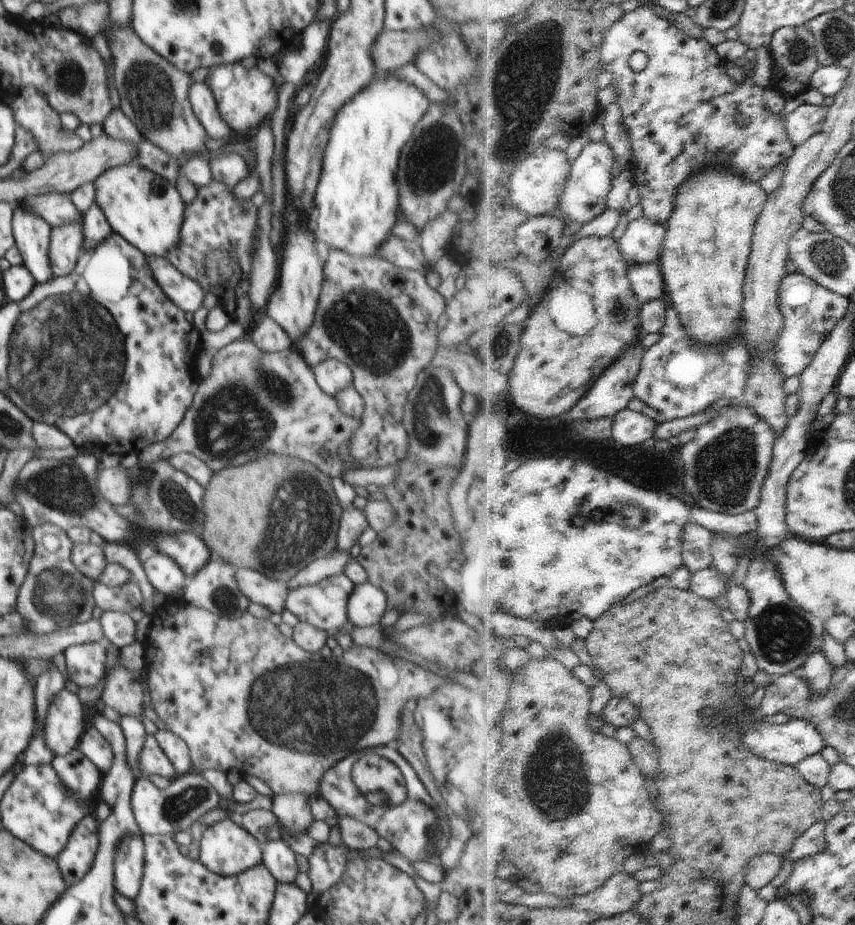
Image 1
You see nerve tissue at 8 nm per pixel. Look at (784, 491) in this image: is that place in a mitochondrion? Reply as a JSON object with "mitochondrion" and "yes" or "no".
{"mitochondrion":"no"}

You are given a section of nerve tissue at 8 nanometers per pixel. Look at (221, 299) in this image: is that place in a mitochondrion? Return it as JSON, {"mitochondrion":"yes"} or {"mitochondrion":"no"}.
{"mitochondrion":"no"}

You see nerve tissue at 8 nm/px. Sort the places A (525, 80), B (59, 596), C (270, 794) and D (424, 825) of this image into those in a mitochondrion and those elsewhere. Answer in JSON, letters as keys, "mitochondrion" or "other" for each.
{"A":"mitochondrion","B":"mitochondrion","C":"other","D":"other"}

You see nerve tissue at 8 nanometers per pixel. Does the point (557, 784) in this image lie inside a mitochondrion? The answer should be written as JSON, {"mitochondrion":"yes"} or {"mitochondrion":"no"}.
{"mitochondrion":"yes"}

